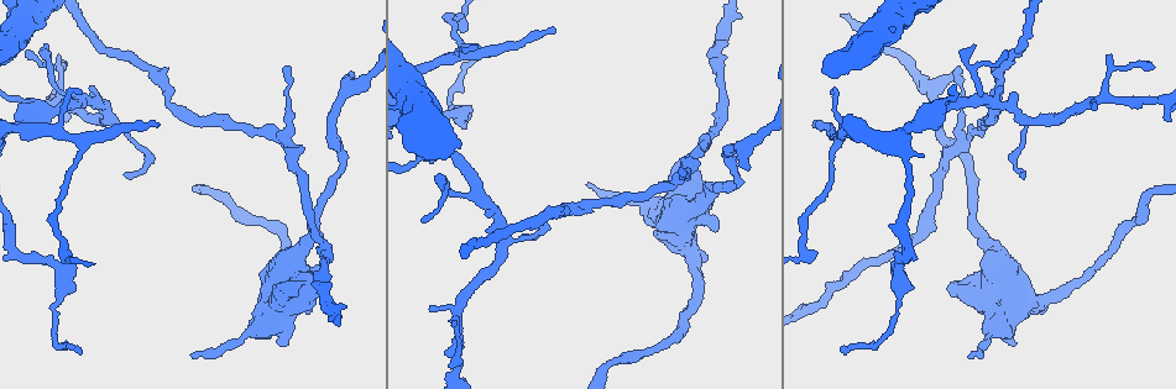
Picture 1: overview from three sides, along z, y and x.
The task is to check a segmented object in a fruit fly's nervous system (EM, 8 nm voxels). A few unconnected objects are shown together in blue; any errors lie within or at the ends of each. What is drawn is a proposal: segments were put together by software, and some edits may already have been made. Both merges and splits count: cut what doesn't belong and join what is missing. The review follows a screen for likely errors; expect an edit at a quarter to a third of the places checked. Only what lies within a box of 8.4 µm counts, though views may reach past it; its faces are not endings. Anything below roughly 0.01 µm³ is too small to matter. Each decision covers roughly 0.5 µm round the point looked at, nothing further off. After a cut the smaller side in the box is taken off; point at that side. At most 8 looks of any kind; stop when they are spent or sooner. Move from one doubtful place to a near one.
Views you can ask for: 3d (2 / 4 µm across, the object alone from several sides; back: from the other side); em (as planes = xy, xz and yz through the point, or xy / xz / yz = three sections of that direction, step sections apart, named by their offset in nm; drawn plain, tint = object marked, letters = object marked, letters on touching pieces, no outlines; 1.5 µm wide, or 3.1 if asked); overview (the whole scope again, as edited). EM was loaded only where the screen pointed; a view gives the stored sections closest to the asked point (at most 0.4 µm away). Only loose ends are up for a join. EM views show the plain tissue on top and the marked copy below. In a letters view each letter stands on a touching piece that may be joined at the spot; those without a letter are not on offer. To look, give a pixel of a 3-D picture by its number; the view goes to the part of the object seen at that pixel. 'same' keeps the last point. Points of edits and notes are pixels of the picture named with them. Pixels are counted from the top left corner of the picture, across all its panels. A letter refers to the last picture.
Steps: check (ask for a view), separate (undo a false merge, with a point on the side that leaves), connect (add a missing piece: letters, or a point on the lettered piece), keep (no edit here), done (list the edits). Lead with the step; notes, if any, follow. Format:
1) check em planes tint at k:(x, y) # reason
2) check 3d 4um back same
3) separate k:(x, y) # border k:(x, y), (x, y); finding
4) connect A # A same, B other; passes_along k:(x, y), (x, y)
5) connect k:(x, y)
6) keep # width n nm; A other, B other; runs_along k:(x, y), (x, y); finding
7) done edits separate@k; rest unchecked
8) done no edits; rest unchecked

check 3d 2um at 1:(285, 143) # calibre changes

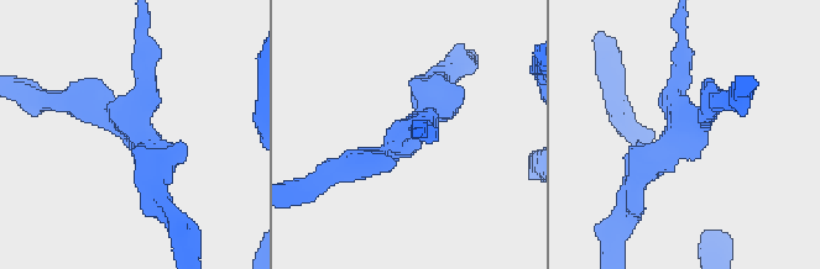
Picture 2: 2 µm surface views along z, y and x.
check em planes letters at 2:(135, 136) # arms 3; now the EM

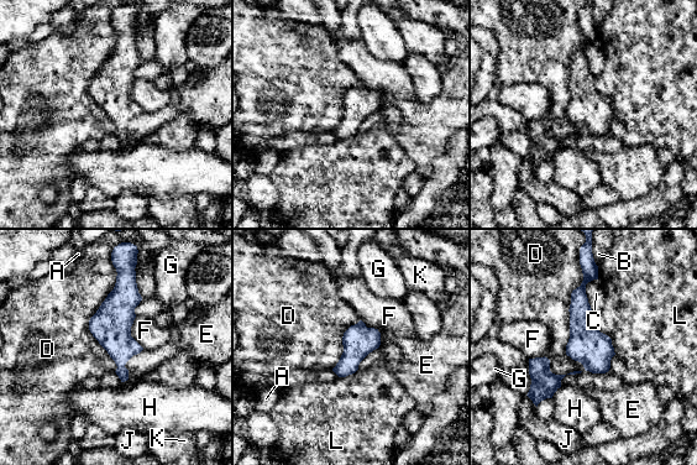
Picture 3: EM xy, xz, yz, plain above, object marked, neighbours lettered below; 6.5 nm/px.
keep # longest_contact D 700 nm; A other, B other, C other, D other, E other, F other, G other, H other, J other, K other, L other; all the same neuron

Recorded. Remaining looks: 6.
check em yz step 8 letters at 1:(715, 232) # free end

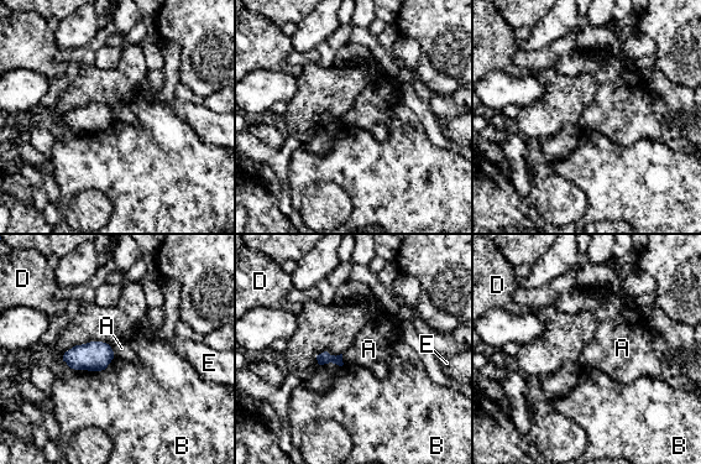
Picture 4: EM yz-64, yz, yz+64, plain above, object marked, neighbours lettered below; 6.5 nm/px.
keep # A other, B other, D other, E other; border 4:(110, 347), (114, 356); none of them fits

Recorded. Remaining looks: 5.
check em xy step 8 tint at 1:(353, 76) # an open end

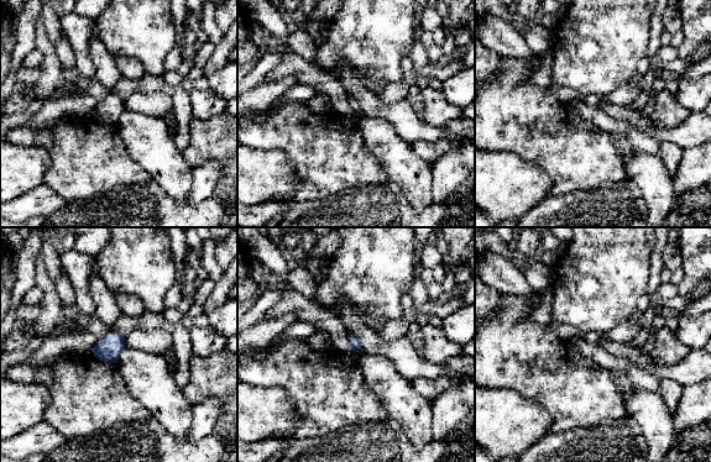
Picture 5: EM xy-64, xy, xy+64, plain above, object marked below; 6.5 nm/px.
check em planes letters same # another direction

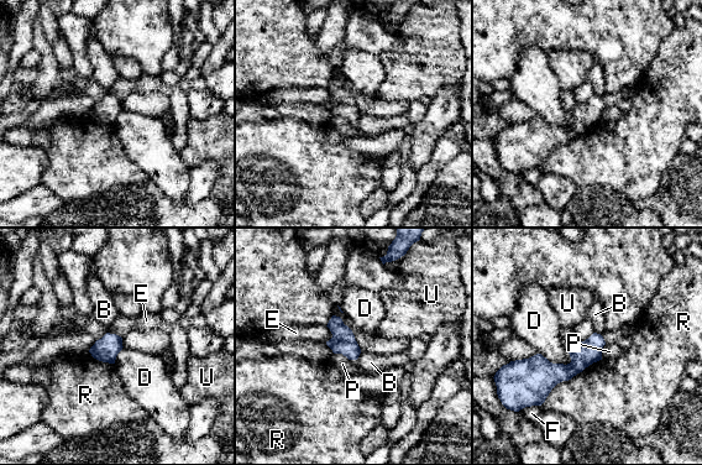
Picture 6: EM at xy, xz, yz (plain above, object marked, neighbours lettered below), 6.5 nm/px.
keep # longest_contact R 500 nm; B other, D other, E other, F other, P other, R other, U other; border 6:(539, 353), (553, 362), (571, 361); no lettered piece goes on from it

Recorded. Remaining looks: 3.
done no edits; rest unchecked

